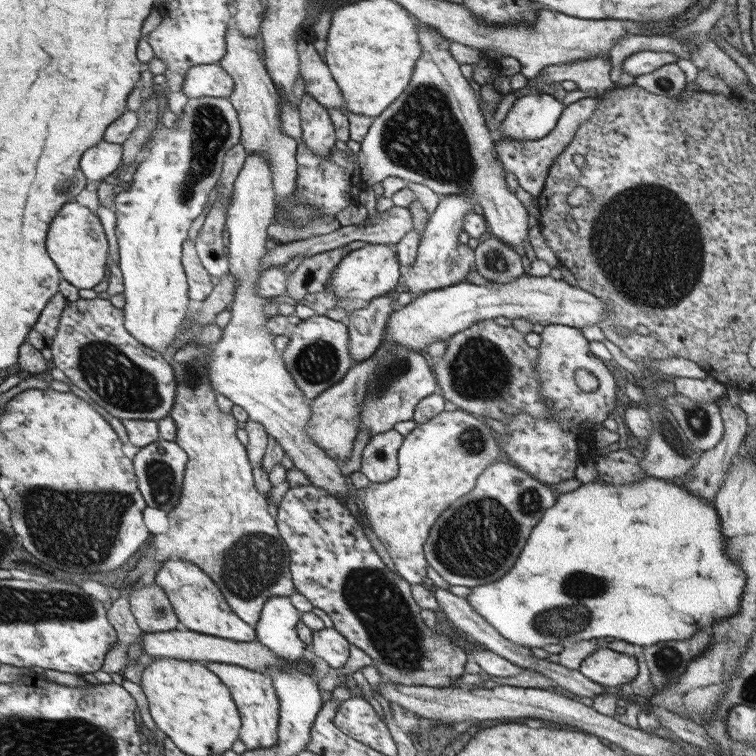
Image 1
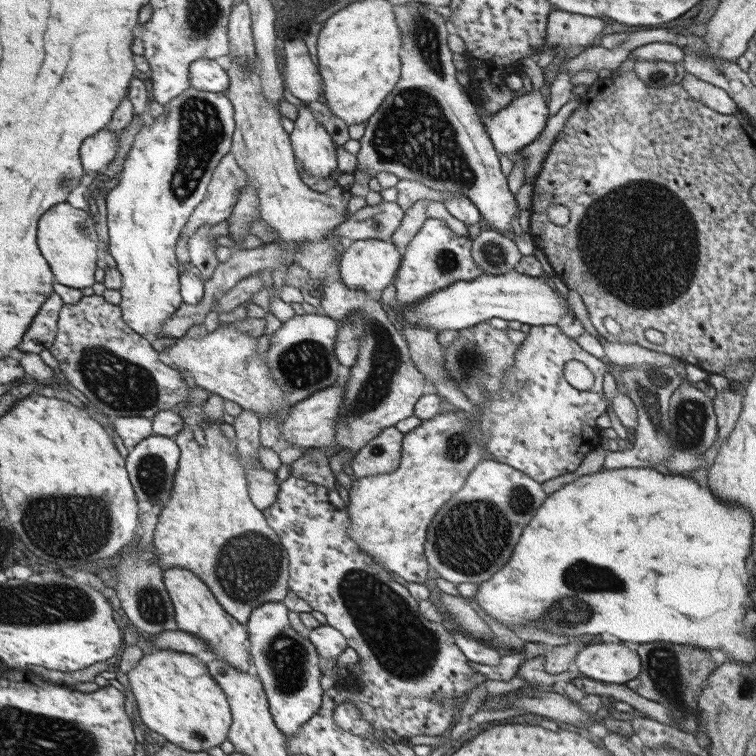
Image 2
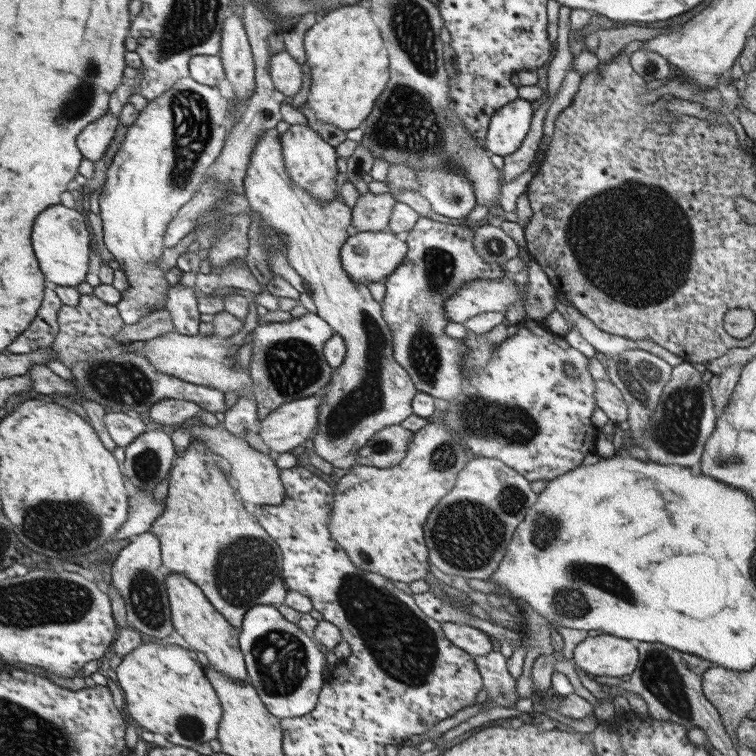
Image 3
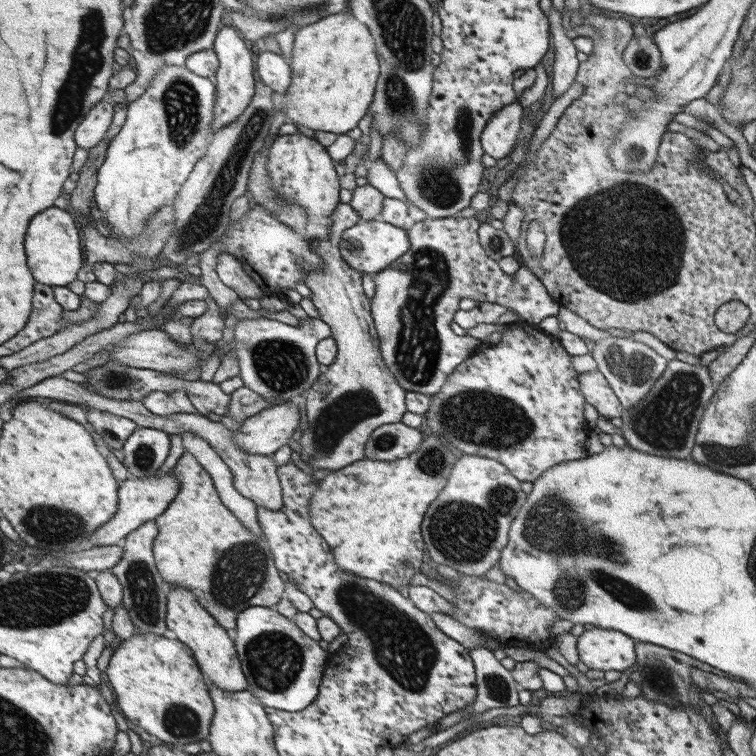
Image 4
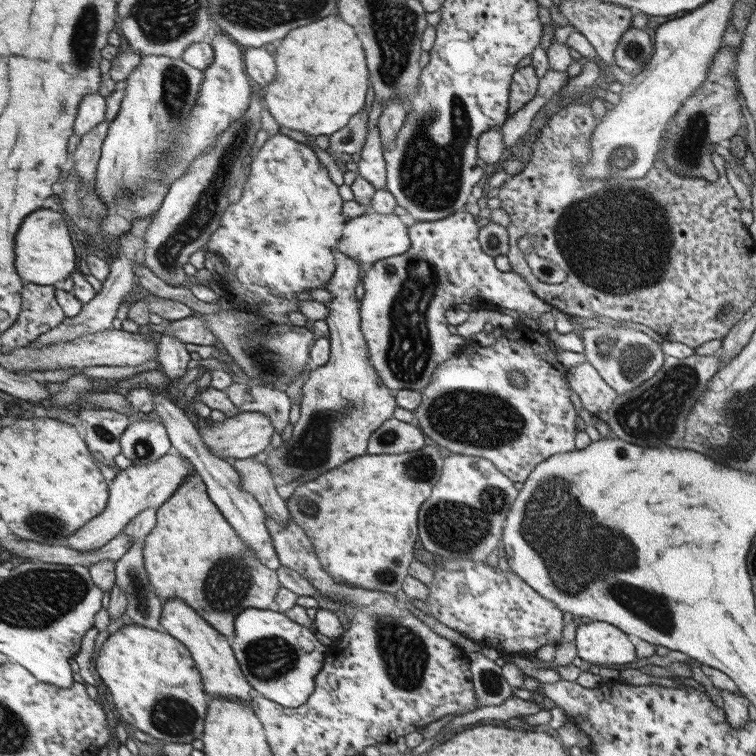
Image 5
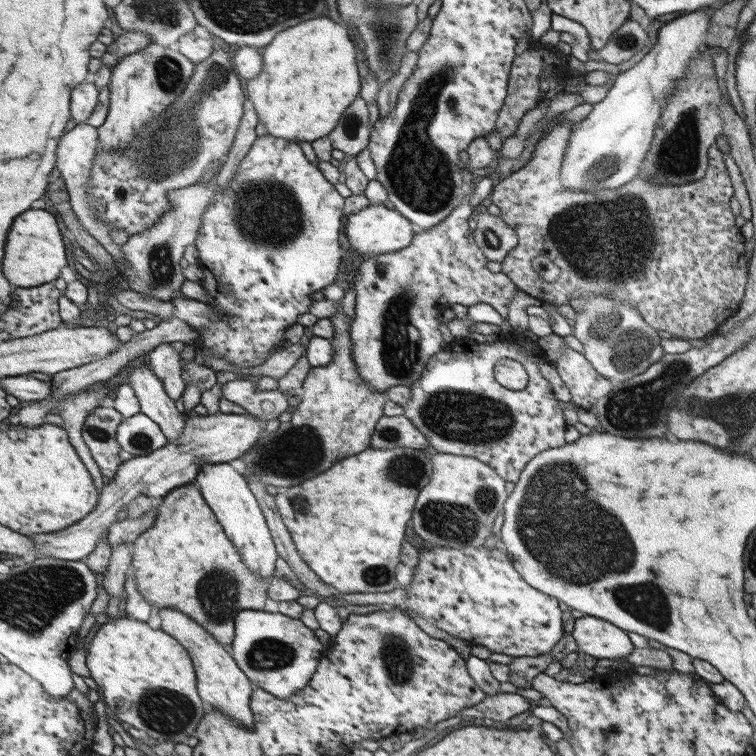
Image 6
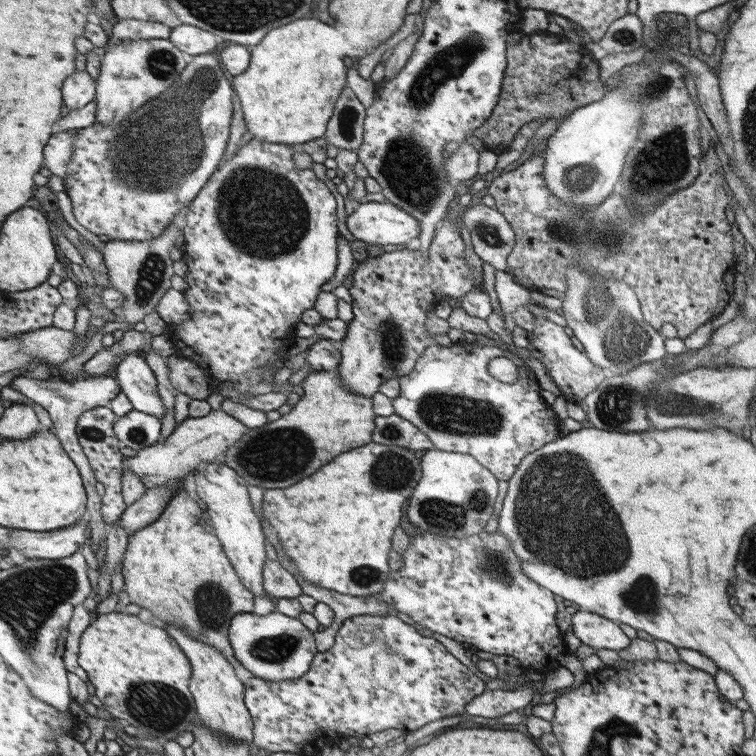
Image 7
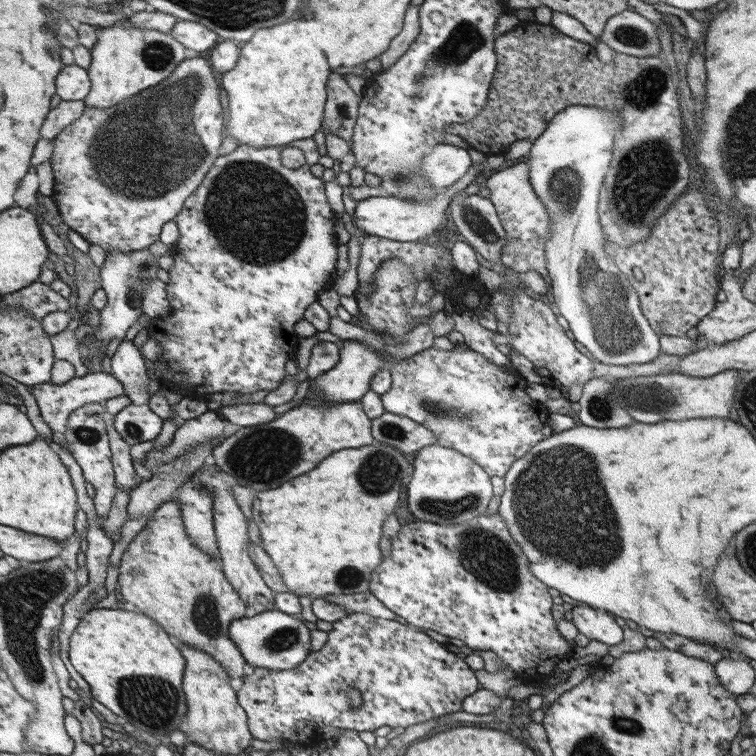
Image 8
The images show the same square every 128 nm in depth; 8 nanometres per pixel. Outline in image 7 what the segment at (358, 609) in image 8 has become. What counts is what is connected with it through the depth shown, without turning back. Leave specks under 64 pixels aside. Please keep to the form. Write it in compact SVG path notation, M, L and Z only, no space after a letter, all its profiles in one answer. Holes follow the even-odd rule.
M264 514L262 519L264 520L265 531L269 536L269 541L277 550L281 564L298 578L300 585L307 589L307 593L312 596L312 598L315 598L317 602L327 604L327 606L330 606L335 613L334 623L330 625L330 628L327 628L324 631L325 636L335 636L335 633L342 623L354 616L397 616L398 612L396 612L396 610L390 609L385 601L380 601L373 597L373 595L350 596L348 594L340 594L340 592L320 588L320 586L308 582L306 578L302 578L302 576L300 576L300 568L298 568L298 564L286 554L286 550L284 550L284 546L282 546L282 538L280 538L276 526L270 524L270 519L266 517L266 514Z

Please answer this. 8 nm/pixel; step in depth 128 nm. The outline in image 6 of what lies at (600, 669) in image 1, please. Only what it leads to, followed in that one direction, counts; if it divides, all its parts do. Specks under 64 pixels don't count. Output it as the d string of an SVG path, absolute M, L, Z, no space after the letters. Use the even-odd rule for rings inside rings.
M592 616L576 619L571 636L577 651L596 659L625 659L634 650L624 629Z

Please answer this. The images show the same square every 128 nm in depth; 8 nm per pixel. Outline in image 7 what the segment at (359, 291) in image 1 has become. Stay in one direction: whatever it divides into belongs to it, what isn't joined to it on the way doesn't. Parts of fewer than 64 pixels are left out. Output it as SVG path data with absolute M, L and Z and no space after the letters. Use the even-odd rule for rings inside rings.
M387 201L356 204L346 224L355 240L366 244L406 244L420 234L420 220Z

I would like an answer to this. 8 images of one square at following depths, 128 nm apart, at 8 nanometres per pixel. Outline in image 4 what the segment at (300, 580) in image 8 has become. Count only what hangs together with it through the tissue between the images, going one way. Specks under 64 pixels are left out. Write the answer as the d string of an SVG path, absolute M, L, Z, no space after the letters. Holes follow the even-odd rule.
M426 431L424 442L406 458L394 461L364 458L332 471L319 481L319 490L311 500L311 519L317 531L325 538L326 544L330 545L338 567L354 576L373 579L394 588L410 586L412 577L420 570L424 554L424 540L420 534L424 512L446 486L458 458L456 454L452 454L448 443L440 435Z

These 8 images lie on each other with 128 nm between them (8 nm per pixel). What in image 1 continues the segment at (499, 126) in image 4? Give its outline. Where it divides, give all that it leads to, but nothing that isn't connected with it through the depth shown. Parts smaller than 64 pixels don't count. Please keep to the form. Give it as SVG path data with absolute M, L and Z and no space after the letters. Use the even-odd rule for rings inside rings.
M541 92L517 98L498 127L499 139L540 140L556 128L564 108L554 96Z

